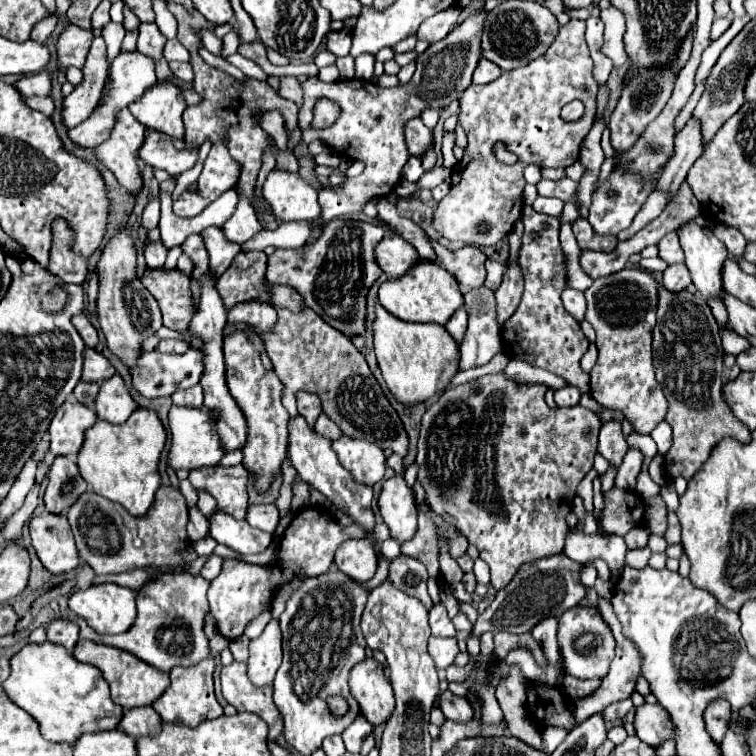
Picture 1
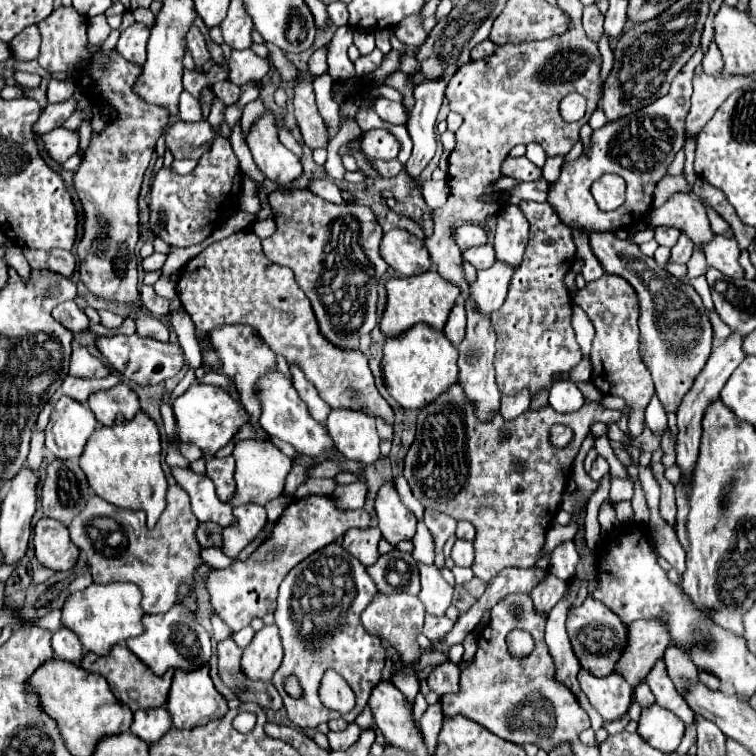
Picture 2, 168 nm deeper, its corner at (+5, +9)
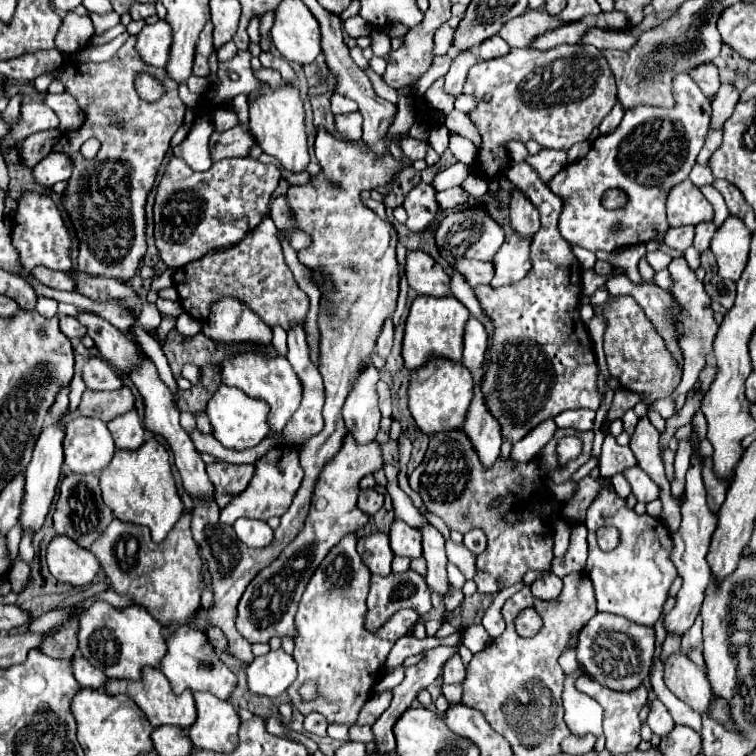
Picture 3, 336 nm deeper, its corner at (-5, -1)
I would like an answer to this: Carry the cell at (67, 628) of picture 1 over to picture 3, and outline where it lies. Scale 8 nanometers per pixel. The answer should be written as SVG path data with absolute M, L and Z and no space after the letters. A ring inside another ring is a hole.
M76 653L72 657L72 669L74 669L74 677L82 687L94 687L94 689L102 689L102 685L106 683L106 675L102 675L100 669L96 669L88 659L84 659L80 653Z

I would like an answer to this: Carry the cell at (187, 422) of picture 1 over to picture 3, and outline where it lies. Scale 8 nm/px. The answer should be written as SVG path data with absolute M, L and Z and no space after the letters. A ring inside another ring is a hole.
M224 383L218 385L218 389L214 391L214 395L210 397L210 401L206 403L206 409L204 409L204 413L208 415L210 425L212 425L212 437L216 441L220 441L226 449L232 449L232 451L250 449L268 435L268 431L270 431L266 425L268 411L270 409L260 399L252 399L242 389L228 387Z

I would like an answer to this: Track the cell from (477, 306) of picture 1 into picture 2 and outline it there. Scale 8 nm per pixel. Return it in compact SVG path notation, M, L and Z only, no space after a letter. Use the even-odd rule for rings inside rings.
M496 261L484 271L478 271L478 281L470 285L470 293L480 313L488 315L502 307L512 273L514 269L508 269L508 265L504 265L502 261Z

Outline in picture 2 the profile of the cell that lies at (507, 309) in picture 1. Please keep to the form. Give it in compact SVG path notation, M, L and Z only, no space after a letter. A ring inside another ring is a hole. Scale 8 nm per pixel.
M504 205L498 213L498 227L494 233L496 259L518 267L528 243L528 219L518 205Z

